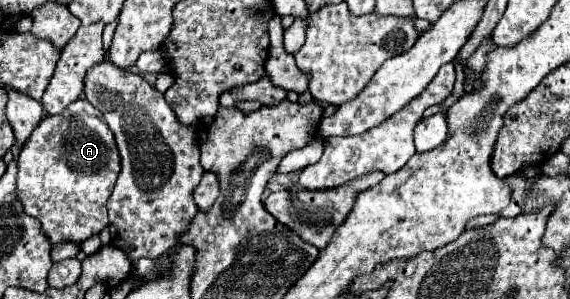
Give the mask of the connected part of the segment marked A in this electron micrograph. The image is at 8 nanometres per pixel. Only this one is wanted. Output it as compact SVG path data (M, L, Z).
M86 99L70 103L60 115L48 115L34 129L18 155L18 181L16 193L24 203L24 211L42 223L42 231L50 237L52 245L62 241L82 243L100 233L108 225L106 201L112 195L116 177L120 173L120 155L114 135L106 125L102 113Z

